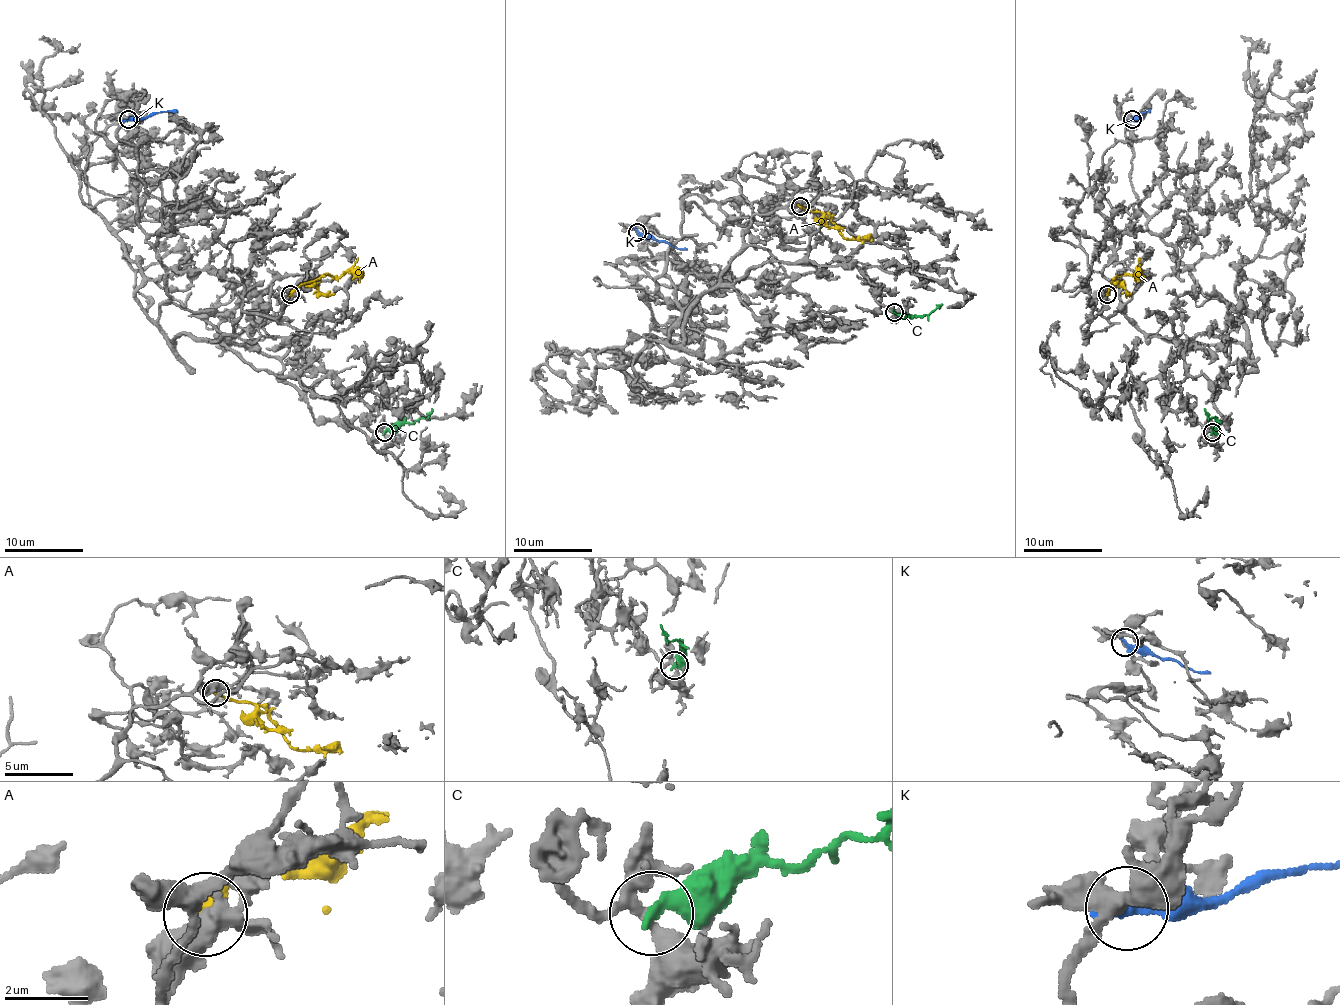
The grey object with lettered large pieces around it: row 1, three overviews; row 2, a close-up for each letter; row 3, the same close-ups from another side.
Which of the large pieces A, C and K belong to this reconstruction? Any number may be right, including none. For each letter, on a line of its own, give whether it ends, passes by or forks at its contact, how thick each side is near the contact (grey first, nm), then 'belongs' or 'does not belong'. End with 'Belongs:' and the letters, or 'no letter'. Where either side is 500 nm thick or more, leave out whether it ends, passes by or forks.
A: it ends there; 400 nm thick on the grey side, 280 nm on the other; belongs
C: it ends there; 260 nm thick on the grey side, 320 nm on the other; does not belong
K: it ends there; 260 nm thick on the grey side, 420 nm on the other; does not belong
Belongs: A

